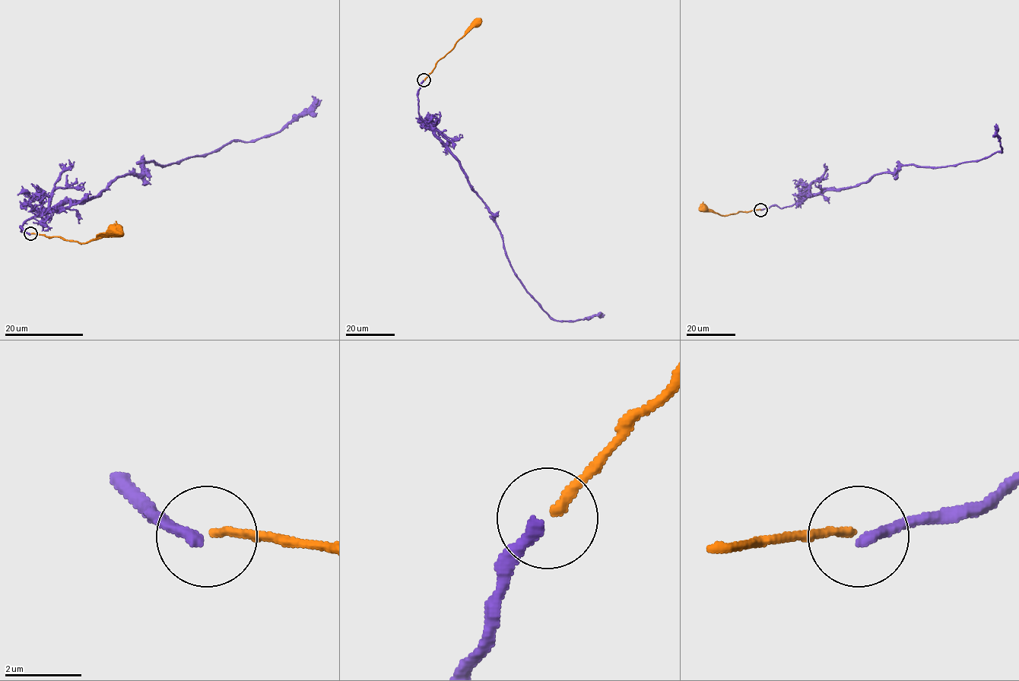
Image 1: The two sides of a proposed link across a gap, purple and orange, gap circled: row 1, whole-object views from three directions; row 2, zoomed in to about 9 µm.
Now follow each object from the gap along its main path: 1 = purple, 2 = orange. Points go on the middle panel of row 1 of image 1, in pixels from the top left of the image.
1: (423, 80), (418, 112), (493, 216), (514, 274), (531, 296), (557, 320), (604, 315)
2: (424, 80), (435, 64), (475, 23)

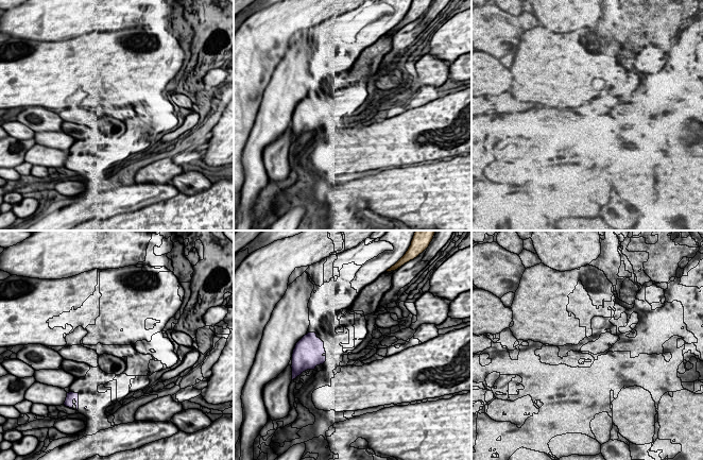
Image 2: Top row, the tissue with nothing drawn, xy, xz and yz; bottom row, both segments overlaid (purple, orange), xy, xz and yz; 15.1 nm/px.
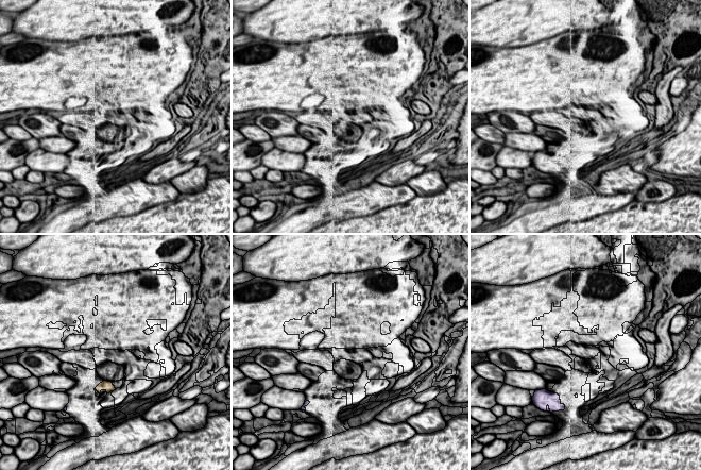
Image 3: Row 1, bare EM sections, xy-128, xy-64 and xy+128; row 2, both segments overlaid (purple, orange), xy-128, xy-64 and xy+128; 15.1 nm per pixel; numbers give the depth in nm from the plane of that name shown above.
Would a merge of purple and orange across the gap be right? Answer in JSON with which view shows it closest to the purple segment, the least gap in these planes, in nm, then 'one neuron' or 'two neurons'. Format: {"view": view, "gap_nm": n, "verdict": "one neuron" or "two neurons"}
{"view": "xz", "gap_nm": 1450, "verdict": "two neurons"}

